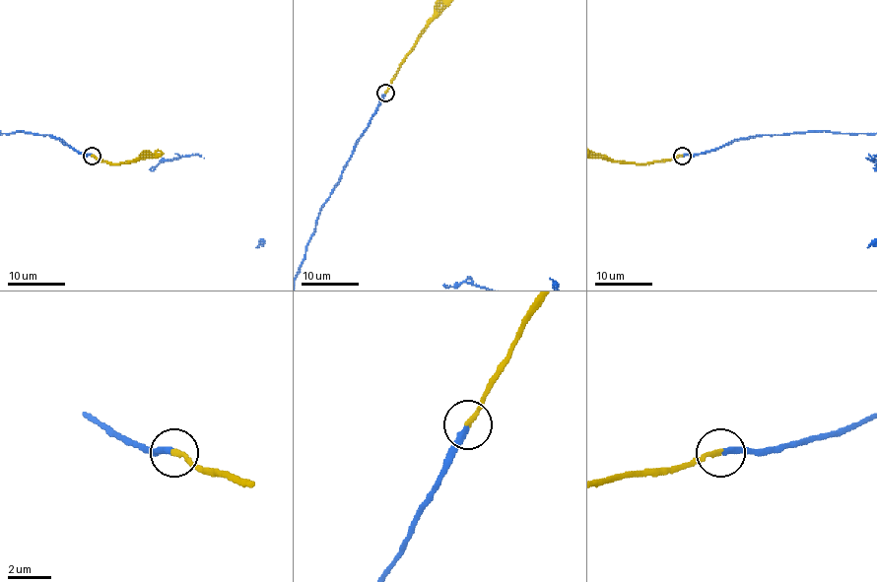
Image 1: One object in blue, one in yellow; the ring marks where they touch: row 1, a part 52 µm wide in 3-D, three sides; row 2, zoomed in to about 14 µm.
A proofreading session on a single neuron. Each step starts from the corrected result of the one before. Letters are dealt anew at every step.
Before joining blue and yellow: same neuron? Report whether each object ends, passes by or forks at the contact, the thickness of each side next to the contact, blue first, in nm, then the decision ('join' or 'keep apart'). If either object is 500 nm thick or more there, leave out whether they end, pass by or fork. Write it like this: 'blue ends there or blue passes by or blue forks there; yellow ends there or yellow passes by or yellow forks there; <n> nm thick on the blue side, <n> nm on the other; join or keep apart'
blue ends there; yellow ends there; 280 nm thick on the blue side, 240 nm on the other; join

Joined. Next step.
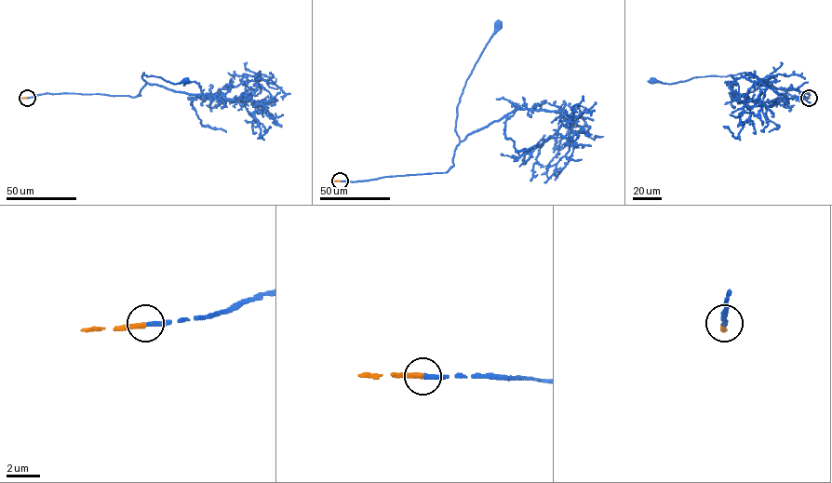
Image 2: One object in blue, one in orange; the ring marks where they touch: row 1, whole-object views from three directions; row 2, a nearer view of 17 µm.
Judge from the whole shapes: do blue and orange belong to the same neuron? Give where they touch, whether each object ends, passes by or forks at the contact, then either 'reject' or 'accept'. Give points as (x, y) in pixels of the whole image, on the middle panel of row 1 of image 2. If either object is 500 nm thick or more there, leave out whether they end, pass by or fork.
(340, 181) | blue ends | orange ends | accept

